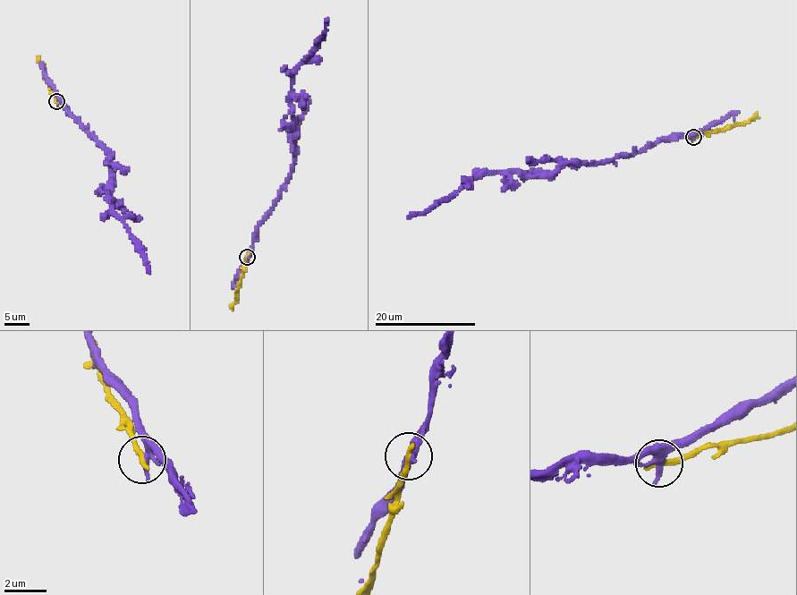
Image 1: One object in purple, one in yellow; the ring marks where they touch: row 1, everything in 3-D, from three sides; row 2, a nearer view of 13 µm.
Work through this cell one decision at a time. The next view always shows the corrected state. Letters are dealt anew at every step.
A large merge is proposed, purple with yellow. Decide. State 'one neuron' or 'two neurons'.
two neurons

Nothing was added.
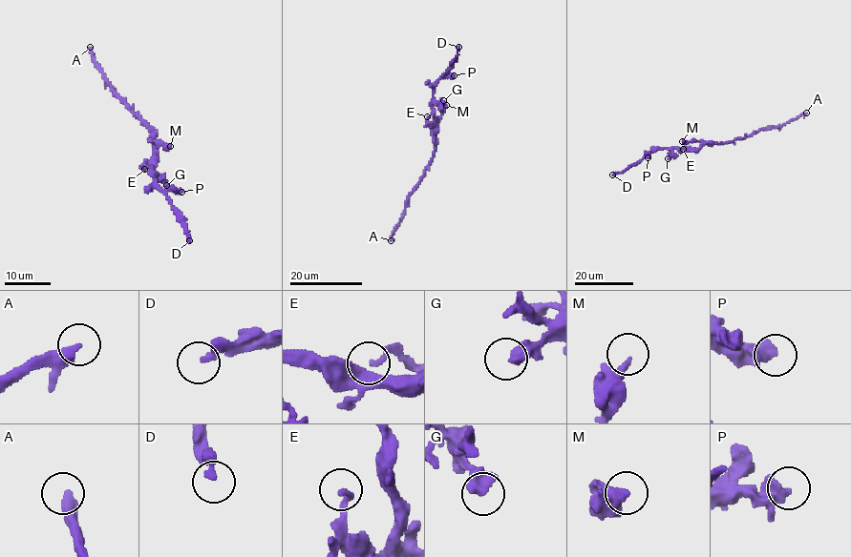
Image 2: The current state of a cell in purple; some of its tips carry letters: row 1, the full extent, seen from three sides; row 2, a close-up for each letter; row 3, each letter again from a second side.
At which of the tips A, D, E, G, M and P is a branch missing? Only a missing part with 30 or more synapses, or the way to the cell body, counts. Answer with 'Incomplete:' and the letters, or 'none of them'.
Incomplete: D

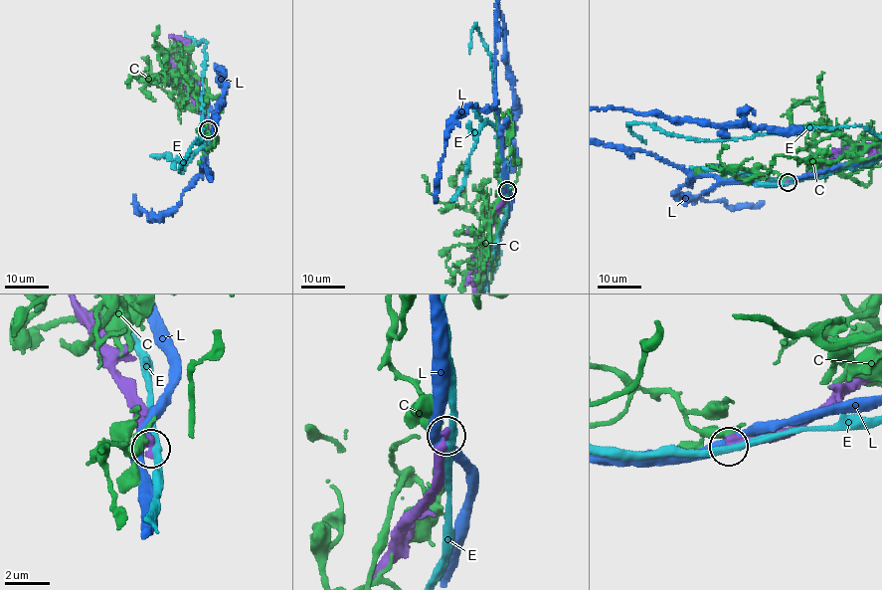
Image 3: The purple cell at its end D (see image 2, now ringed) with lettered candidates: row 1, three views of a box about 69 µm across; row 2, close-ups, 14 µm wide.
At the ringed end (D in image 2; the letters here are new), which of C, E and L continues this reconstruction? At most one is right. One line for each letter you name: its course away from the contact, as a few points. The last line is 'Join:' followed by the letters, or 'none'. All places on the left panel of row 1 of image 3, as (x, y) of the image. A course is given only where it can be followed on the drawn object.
Join: none

